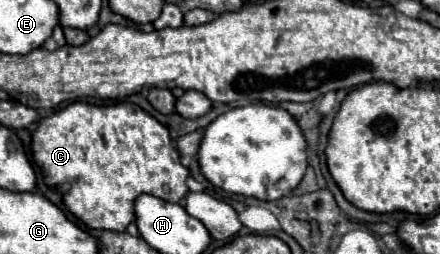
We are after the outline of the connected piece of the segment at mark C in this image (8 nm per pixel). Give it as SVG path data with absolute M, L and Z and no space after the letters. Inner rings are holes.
M76 101L64 109L54 111L48 117L42 117L38 121L38 129L32 133L30 151L36 165L42 171L46 185L54 189L58 189L62 183L70 185L70 189L62 193L62 201L68 207L68 211L74 217L78 217L88 229L126 231L126 225L136 219L134 199L142 193L154 195L170 203L180 203L188 193L186 179L190 173L180 163L180 155L172 145L168 129L144 109L128 101L108 107Z

